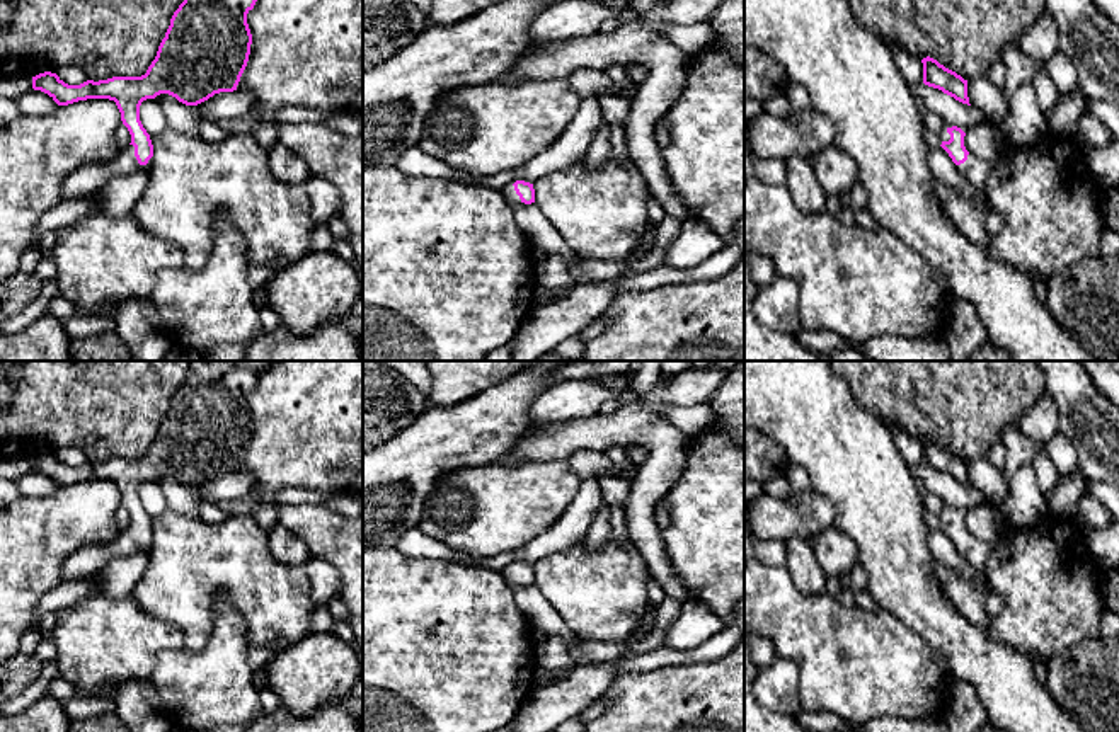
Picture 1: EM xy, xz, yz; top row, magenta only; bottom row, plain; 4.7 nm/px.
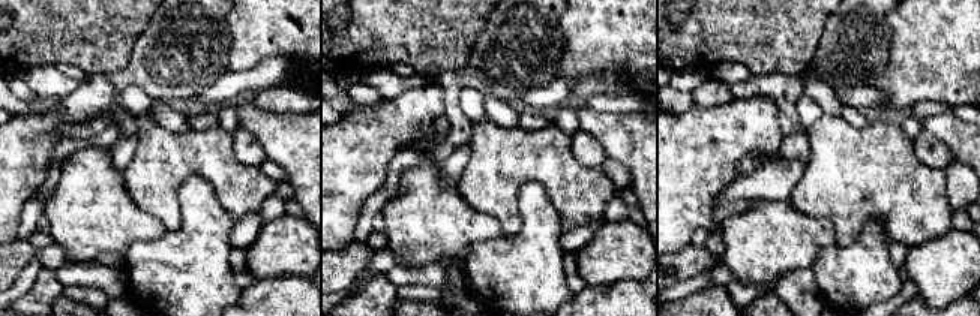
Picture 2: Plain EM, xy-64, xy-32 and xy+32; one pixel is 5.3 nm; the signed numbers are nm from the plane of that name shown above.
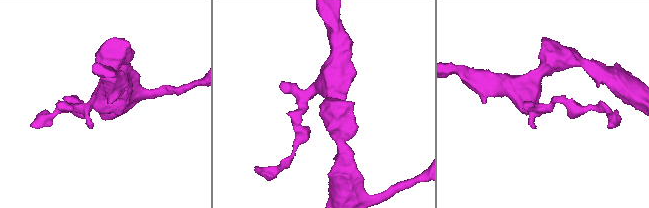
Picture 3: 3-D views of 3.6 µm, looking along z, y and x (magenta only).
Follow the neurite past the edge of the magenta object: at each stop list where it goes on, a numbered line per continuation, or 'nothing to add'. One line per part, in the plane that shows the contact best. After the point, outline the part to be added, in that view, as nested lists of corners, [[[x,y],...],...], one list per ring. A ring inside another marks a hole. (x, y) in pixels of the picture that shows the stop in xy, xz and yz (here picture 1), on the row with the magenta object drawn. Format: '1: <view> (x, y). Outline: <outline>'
1: xy (86, 179). Outline: [[[128,145],[121,148],[119,155],[109,163],[89,163],[73,170],[63,180],[61,201],[82,197],[94,191],[99,191],[111,179],[128,175],[136,170],[152,170],[152,158],[146,165],[140,165],[135,157],[135,146]]]

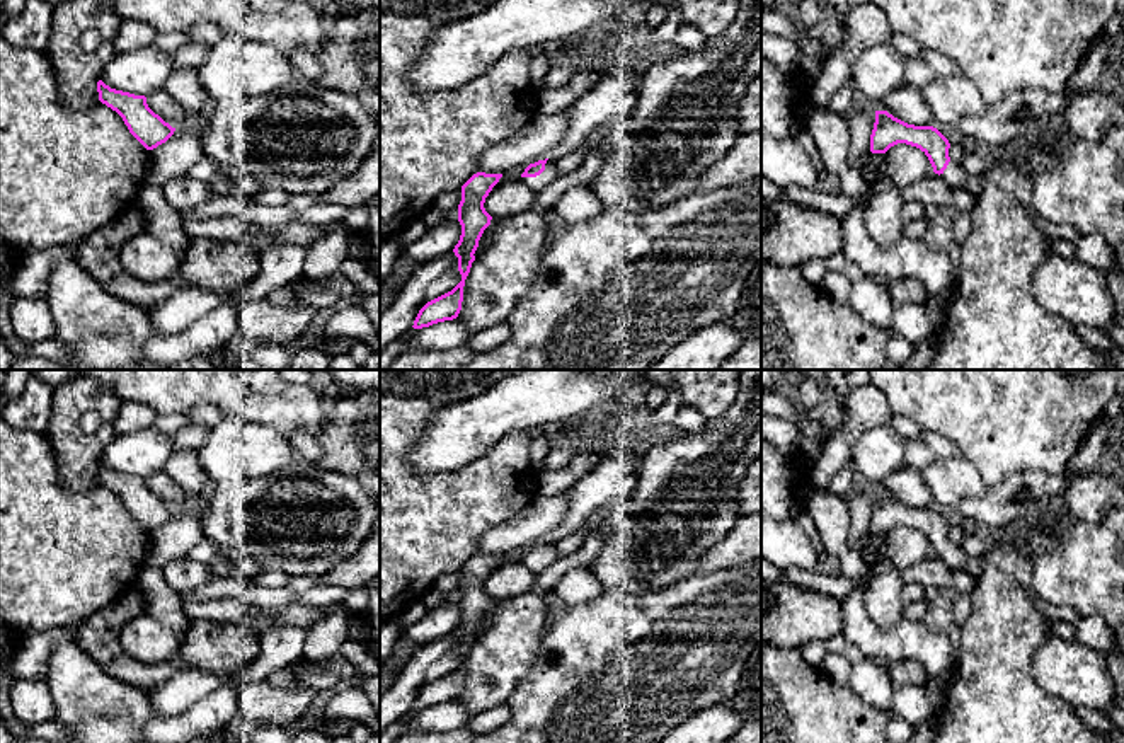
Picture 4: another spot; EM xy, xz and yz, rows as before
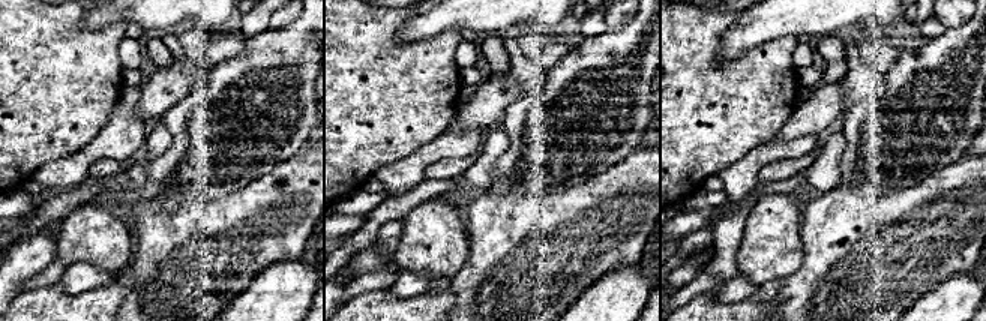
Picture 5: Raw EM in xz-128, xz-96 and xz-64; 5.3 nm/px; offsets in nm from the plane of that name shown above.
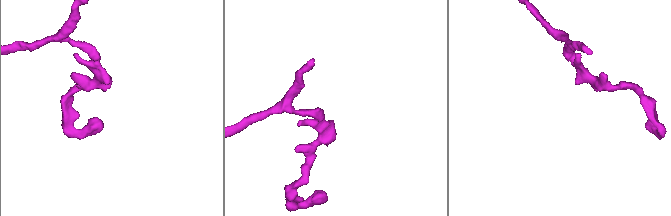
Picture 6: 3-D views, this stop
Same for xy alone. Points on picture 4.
nothing to add

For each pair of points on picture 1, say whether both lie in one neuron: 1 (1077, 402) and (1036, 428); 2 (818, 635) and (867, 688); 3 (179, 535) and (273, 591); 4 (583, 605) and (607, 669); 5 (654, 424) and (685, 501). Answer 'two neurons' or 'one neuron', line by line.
1: two neurons
2: one neuron
3: one neuron
4: two neurons
5: two neurons

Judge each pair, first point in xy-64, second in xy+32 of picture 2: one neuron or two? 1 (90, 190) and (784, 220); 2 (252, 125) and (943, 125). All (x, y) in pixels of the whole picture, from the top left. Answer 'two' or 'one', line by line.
1: one
2: one

